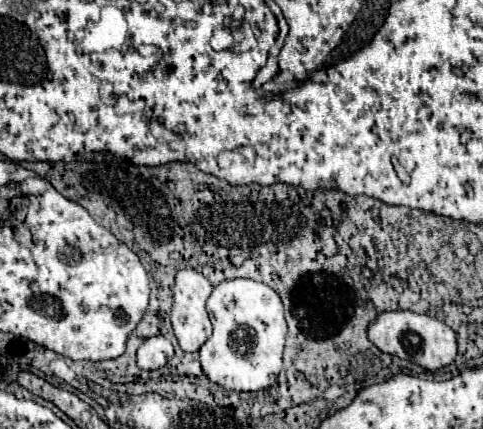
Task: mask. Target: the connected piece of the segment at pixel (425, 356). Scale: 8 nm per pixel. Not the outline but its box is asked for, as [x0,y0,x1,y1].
[369,311,457,371]

